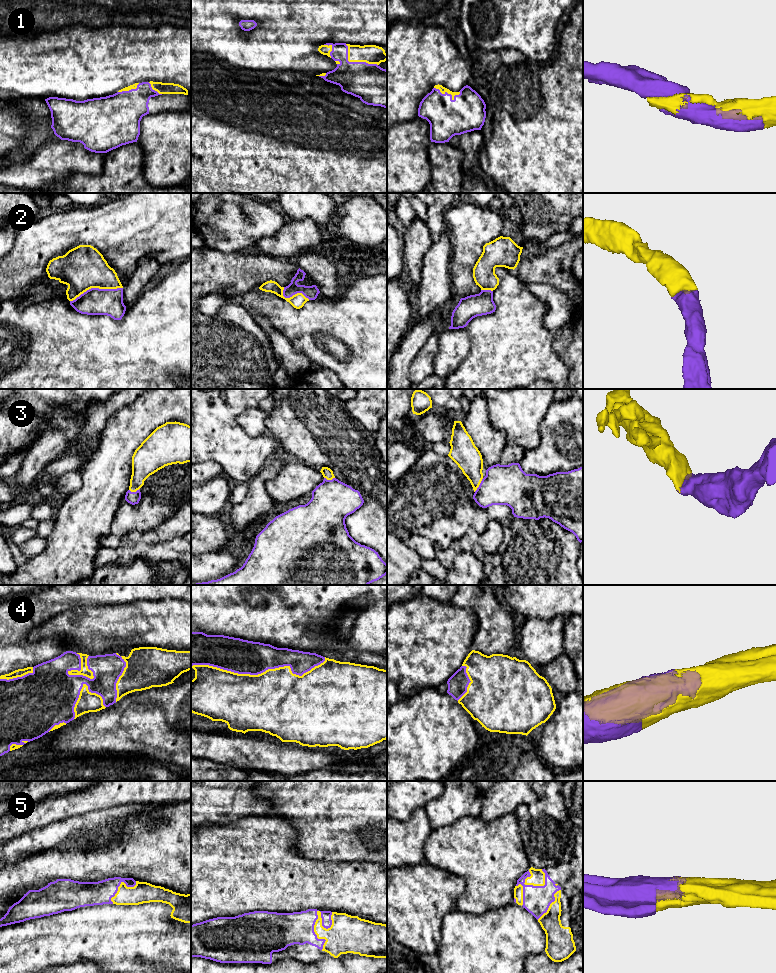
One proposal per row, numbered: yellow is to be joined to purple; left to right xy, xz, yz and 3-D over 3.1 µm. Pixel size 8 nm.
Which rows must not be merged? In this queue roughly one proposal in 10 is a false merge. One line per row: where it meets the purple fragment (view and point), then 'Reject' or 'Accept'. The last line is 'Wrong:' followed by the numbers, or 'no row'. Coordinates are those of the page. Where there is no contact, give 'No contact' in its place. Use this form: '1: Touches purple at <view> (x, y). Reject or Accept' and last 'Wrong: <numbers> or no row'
1: Touches purple at xz (355, 62). Accept
2: Touches purple at xy (96, 288). Accept
3: Touches purple at yz (479, 485). Accept
4: Touches purple at xz (260, 673). Accept
5: Touches purple at xz (314, 932). Accept
Wrong: no row

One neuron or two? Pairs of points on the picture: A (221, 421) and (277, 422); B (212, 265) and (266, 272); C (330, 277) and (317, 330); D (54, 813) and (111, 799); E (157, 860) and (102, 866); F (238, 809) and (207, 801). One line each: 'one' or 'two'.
A: two
B: one
C: two
D: one
E: one
F: one

